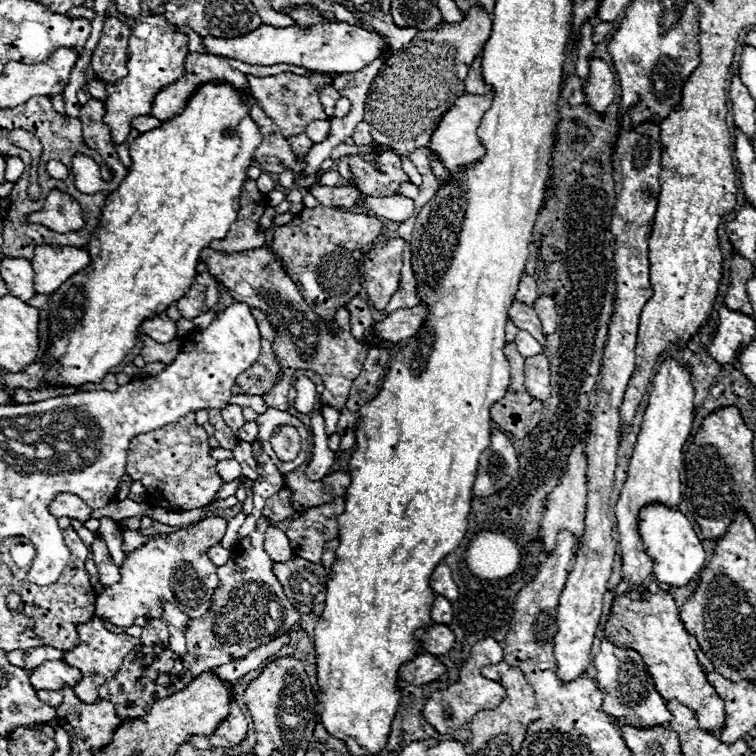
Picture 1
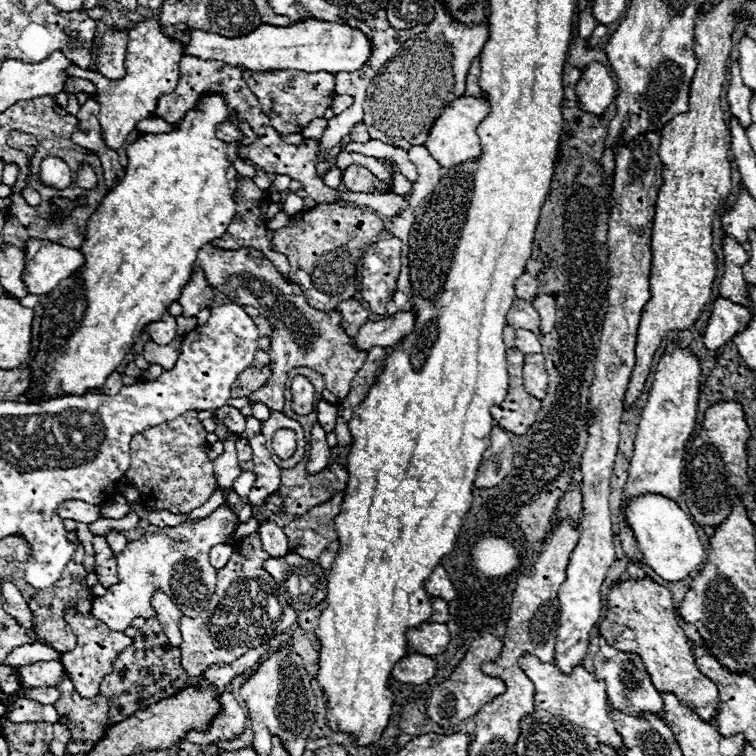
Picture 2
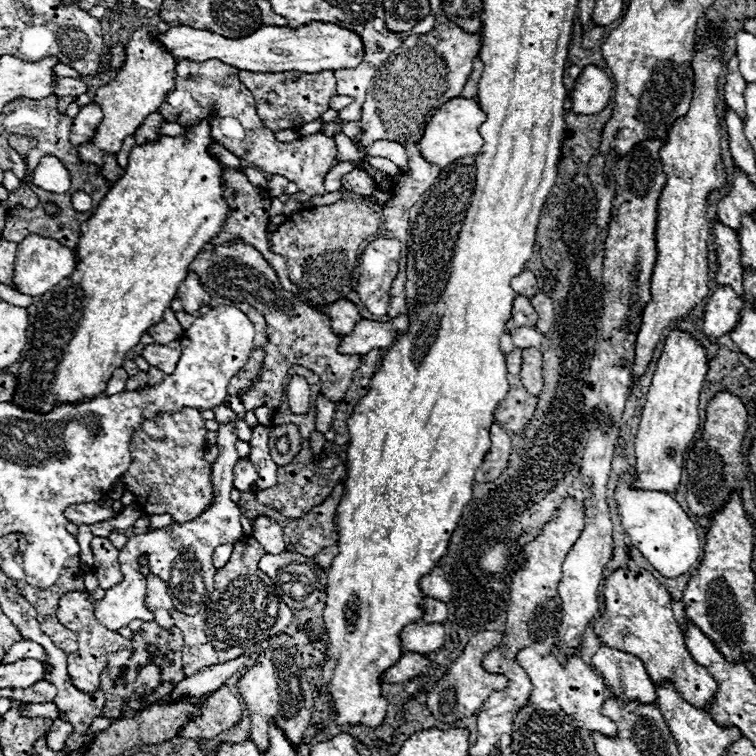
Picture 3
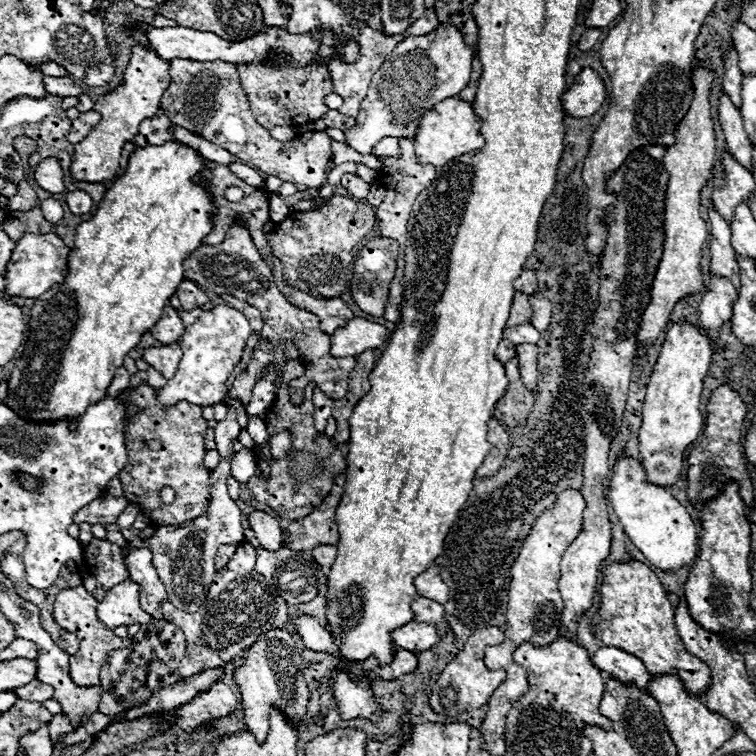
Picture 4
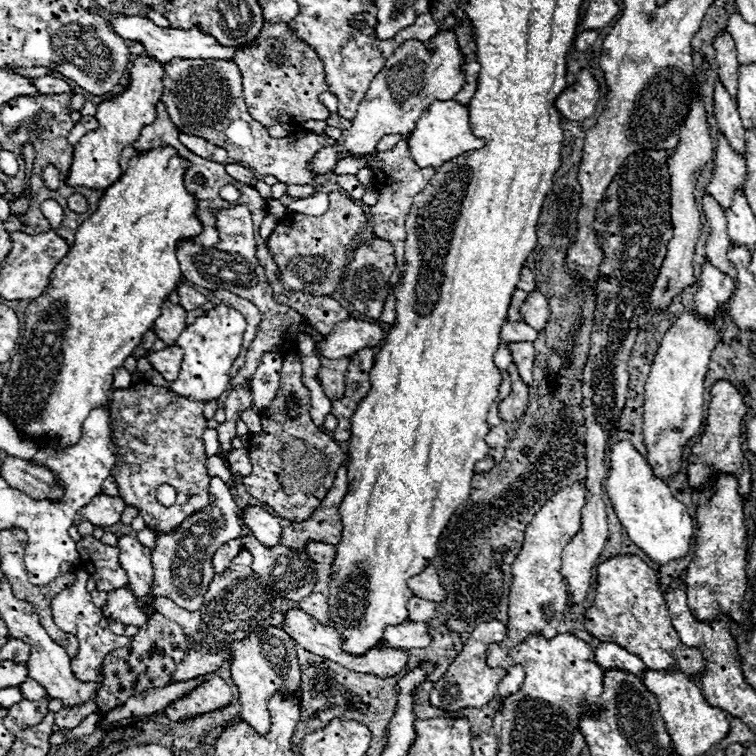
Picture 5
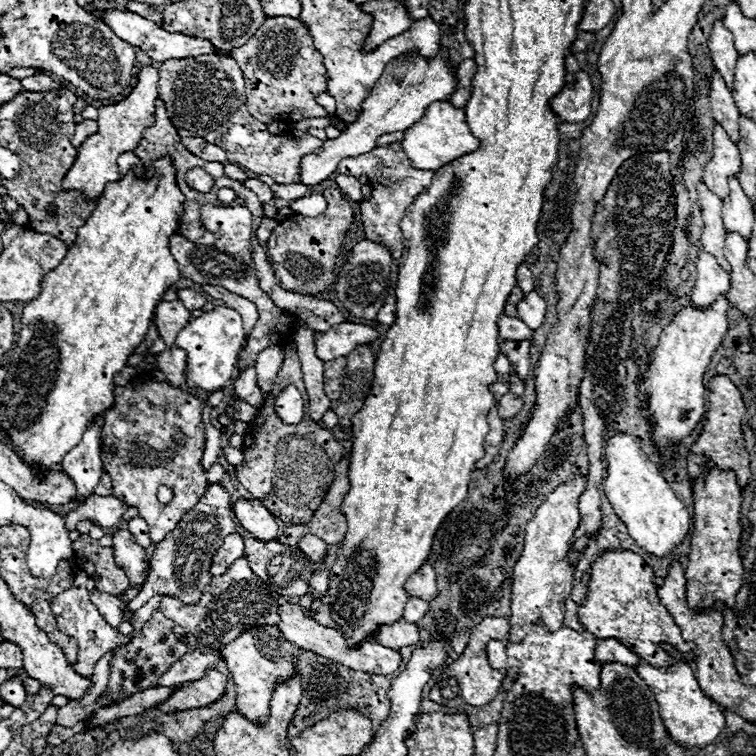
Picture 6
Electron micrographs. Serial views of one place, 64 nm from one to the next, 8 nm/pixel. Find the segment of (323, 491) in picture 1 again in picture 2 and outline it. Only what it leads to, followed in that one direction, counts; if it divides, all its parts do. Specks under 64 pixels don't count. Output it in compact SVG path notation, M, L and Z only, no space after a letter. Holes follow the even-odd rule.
M308 456L292 470L282 470L282 482L278 492L284 496L286 514L304 514L310 508L328 502L336 492L344 492L348 484L348 472L340 464L330 464L320 474L310 476L306 472Z

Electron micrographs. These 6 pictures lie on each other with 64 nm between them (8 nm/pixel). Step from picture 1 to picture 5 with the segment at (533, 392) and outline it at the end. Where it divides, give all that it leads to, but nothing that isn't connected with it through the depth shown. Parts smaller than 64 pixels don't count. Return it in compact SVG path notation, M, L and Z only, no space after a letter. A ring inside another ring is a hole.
M516 342L516 344L508 344L510 350L512 350L512 358L514 358L514 364L518 368L518 374L520 378L530 386L532 380L534 380L534 346L532 342Z

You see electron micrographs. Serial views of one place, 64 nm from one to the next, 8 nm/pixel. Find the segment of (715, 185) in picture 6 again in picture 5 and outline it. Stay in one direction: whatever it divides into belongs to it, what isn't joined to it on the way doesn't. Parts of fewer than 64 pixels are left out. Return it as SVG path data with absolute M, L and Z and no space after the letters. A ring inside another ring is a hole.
M720 136L718 146L716 146L712 180L706 186L706 190L720 204L720 208L724 212L732 206L736 190L744 188L746 170L748 170L746 162L732 150L728 140L724 136Z

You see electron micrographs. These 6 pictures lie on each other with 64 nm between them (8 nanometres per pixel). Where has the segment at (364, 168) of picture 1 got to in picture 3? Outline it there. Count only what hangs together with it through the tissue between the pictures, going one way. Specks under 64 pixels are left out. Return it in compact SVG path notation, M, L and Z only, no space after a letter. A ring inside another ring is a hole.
M354 168L352 172L344 174L342 178L342 188L346 188L348 192L354 192L354 194L374 194L376 190L376 182L374 178L370 178L364 170L360 168Z

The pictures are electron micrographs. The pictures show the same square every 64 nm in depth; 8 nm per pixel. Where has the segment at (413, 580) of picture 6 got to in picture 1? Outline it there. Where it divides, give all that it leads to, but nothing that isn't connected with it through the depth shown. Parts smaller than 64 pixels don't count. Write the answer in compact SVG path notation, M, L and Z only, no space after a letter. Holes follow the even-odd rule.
M440 564L436 568L436 572L432 574L432 580L430 580L430 588L434 592L438 592L440 596L448 598L448 600L456 600L458 598L458 586L456 582L452 580L452 572L446 564Z

